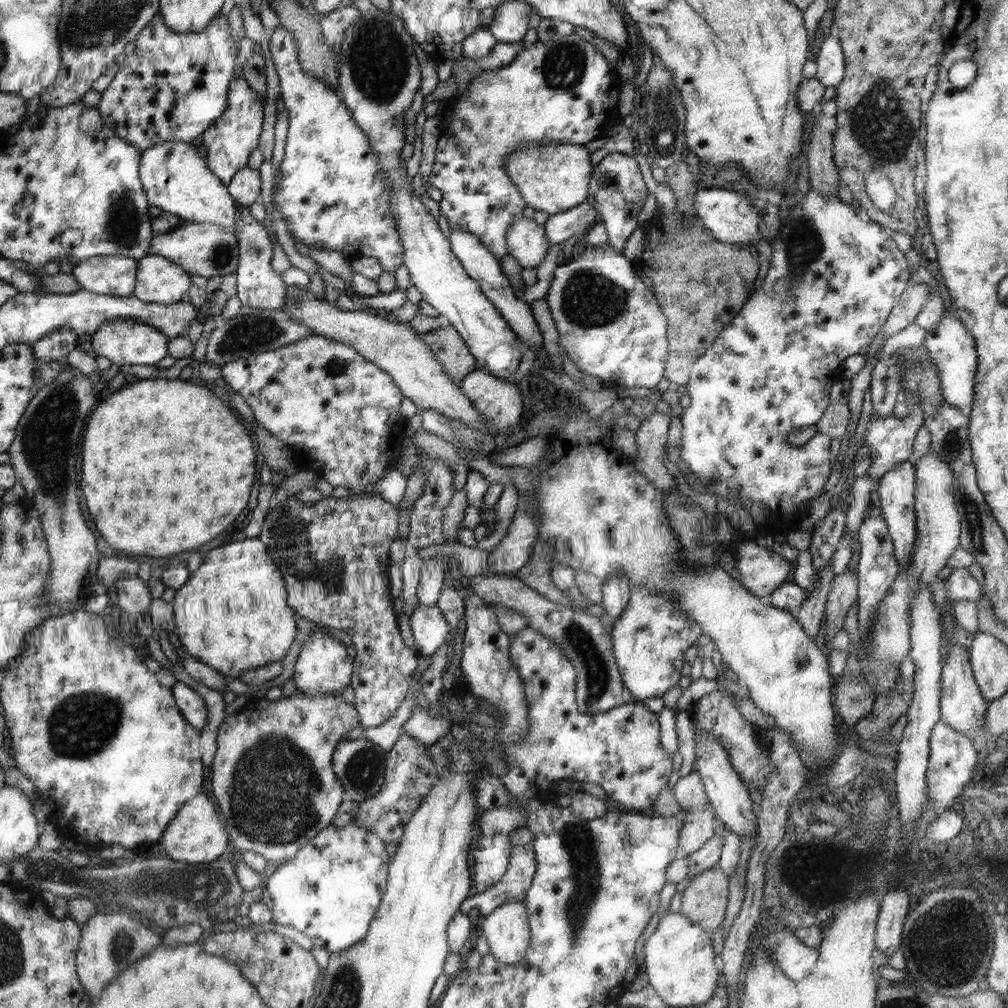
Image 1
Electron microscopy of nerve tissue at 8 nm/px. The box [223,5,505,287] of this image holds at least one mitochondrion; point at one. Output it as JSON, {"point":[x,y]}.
{"point":[378,70]}

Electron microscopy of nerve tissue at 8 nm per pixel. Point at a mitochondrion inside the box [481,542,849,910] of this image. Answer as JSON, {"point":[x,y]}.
{"point":[578,640]}

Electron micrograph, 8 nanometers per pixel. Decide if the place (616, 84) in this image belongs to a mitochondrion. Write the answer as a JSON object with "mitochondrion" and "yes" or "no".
{"mitochondrion":"no"}

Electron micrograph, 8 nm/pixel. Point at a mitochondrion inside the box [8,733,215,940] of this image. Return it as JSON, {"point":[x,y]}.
{"point":[85,909]}

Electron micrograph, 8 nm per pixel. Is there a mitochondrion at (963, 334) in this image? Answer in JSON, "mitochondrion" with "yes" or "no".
{"mitochondrion":"no"}

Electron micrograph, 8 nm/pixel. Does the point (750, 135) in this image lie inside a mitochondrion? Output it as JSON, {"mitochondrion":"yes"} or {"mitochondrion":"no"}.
{"mitochondrion":"no"}

